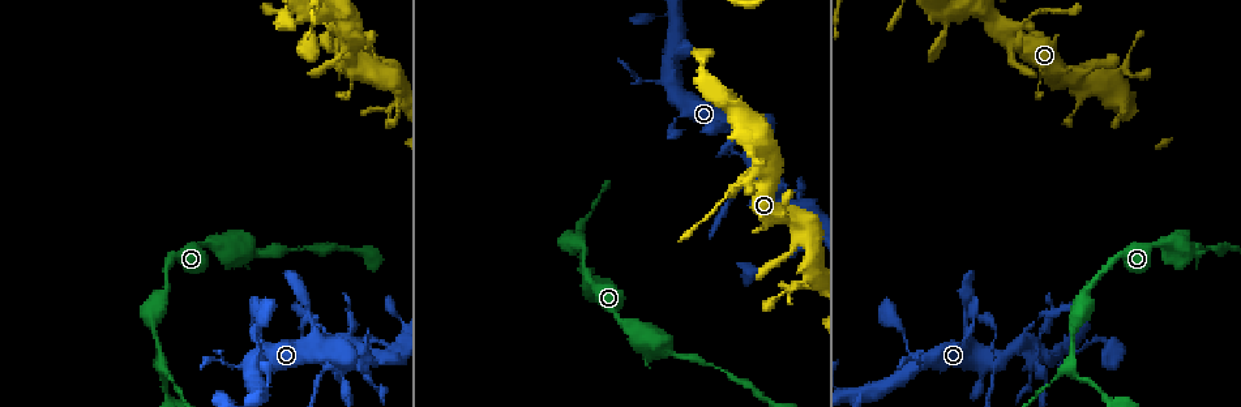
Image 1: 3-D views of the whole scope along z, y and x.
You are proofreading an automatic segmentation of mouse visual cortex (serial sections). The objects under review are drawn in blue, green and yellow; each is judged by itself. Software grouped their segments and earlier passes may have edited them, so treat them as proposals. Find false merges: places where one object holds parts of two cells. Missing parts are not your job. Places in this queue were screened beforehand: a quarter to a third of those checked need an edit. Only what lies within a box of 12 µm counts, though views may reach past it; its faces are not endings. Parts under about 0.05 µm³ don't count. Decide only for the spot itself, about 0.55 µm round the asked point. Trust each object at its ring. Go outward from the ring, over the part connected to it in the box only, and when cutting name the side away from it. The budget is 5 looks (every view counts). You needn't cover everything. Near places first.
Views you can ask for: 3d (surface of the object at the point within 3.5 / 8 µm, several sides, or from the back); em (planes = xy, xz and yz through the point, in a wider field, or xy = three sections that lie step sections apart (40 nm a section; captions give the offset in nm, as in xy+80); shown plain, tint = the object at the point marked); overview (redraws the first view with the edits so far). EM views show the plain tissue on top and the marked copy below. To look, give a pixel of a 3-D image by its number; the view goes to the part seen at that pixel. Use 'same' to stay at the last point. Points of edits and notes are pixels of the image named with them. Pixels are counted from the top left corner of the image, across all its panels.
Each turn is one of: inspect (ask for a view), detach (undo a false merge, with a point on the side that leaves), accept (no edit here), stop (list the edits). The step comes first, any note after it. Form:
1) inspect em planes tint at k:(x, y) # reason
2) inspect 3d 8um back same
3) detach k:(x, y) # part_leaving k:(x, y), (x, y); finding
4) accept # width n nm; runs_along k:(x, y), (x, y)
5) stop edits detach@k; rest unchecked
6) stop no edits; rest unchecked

inspect 3d 8um at 1:(794, 283) # calibre changes

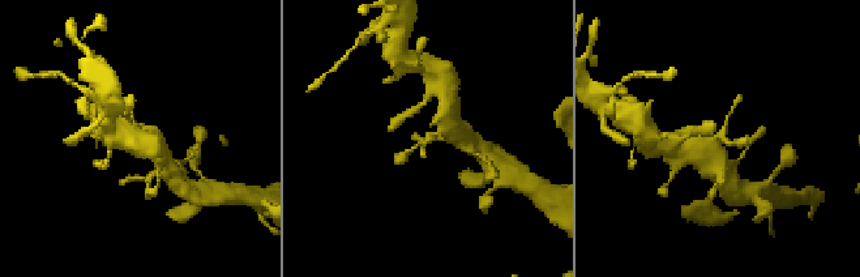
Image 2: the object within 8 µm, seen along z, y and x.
inspect 3d 3.5um at 2:(429, 135)

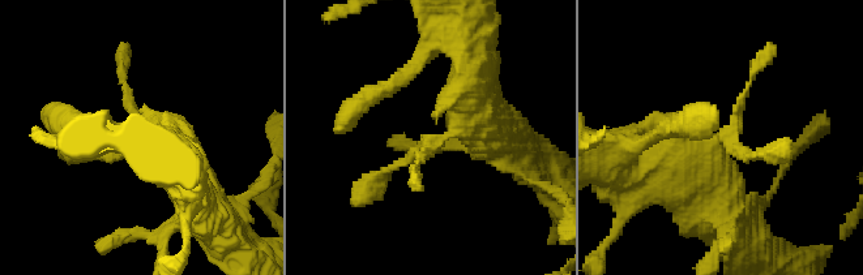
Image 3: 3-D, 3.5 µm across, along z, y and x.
inspect em planes tint at 3:(427, 140) # shape alone is not enough

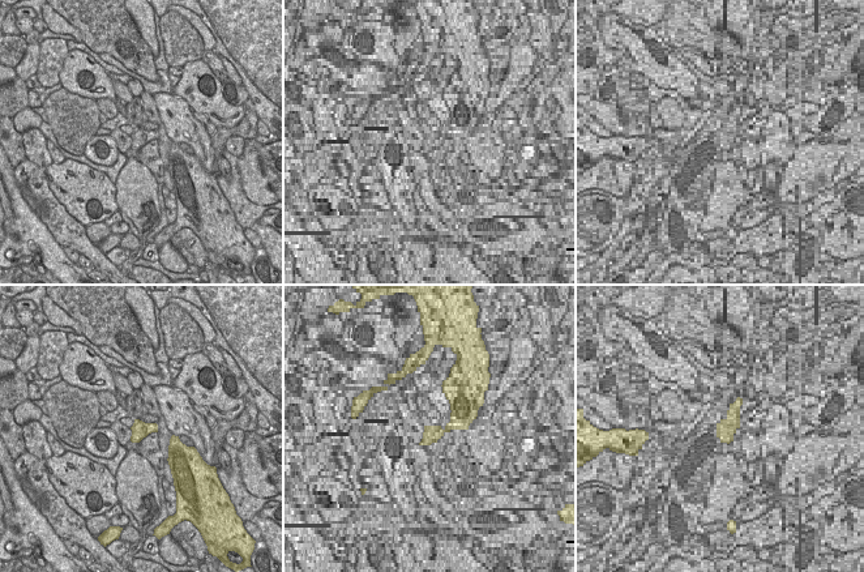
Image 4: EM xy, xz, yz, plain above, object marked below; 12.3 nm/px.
accept # runs_along 3:(473, 82), (465, 119), (364, 193); all the same cell

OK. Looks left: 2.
inspect 3d 3.5um back at 1:(1031, 341)

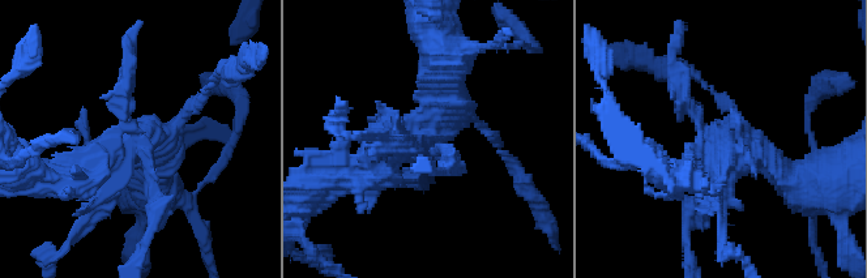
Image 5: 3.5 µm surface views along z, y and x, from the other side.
accept # runs_along 5:(452, 72), (428, 128), (355, 166); one cell here

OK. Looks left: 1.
stop no edits; rest unchecked

